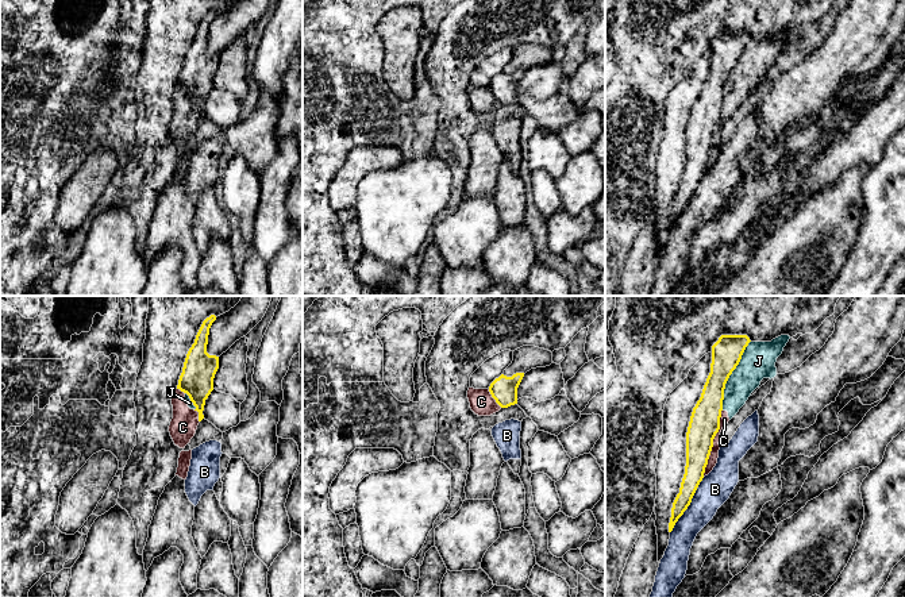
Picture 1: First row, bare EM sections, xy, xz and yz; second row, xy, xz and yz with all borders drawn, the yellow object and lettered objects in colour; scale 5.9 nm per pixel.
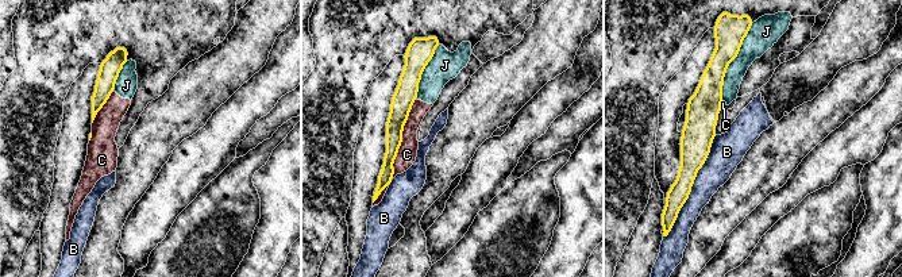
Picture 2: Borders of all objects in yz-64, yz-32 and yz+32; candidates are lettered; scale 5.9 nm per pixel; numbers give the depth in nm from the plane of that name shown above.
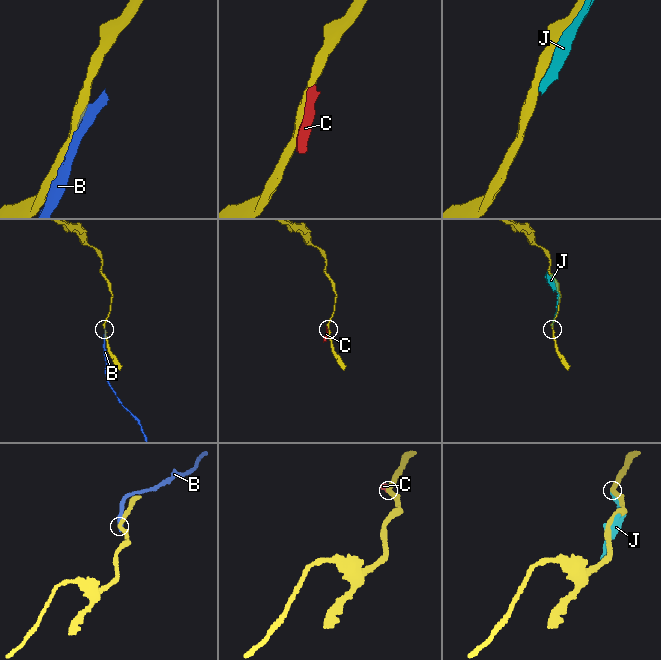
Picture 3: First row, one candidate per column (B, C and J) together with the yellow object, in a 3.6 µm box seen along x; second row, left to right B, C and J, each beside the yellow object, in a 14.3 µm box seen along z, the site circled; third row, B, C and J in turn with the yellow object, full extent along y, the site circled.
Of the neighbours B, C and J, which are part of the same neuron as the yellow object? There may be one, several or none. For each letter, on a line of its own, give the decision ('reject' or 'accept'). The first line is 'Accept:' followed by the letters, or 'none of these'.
Accept: none of these
B: reject
C: reject
J: reject

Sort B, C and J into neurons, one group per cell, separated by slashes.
B / C J

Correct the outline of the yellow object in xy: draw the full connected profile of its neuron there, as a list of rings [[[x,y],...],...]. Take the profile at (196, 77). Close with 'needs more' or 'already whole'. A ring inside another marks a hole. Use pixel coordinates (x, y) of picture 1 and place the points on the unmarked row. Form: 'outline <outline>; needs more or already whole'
outline [[[215,12],[207,15],[189,46],[177,86],[186,90],[199,109],[199,119],[204,116],[205,97],[213,88],[213,76],[219,66],[219,54],[207,50],[208,32]]]; already whole

